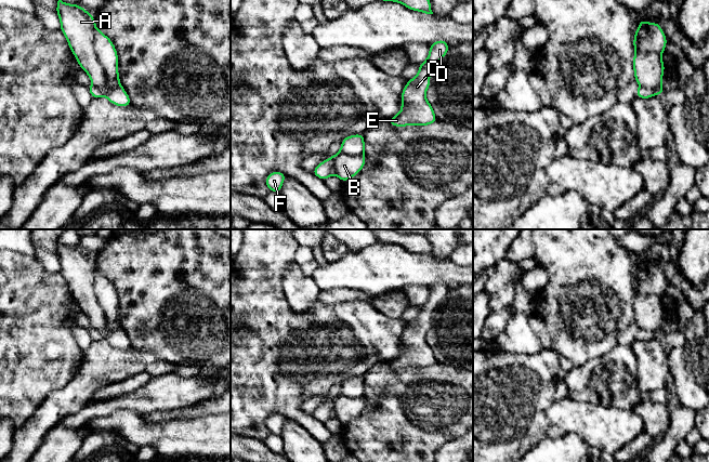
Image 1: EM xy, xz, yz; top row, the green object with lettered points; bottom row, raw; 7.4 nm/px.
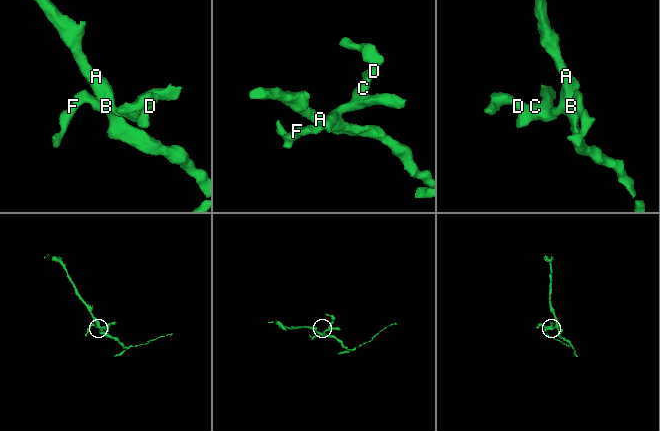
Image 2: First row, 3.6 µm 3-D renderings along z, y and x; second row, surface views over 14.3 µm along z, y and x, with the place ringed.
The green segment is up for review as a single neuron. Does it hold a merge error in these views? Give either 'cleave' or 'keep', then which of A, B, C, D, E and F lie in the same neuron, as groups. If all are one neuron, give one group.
cleave; groups A B / C D E F

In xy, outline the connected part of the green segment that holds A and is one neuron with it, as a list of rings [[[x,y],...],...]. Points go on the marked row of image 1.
[[[57,1],[56,13],[64,34],[77,63],[91,79],[92,85],[106,90],[106,97],[113,104],[121,107],[130,106],[131,101],[123,87],[119,83],[114,88],[107,87],[106,72],[94,51],[94,35],[96,24],[93,14],[79,4]]]

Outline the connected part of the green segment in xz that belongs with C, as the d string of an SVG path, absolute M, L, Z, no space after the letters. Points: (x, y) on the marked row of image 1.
M446 40L430 45L428 58L419 65L418 74L406 83L402 92L401 111L389 118L394 127L429 126L437 121L434 109L425 97L430 87L431 72L449 50Z

